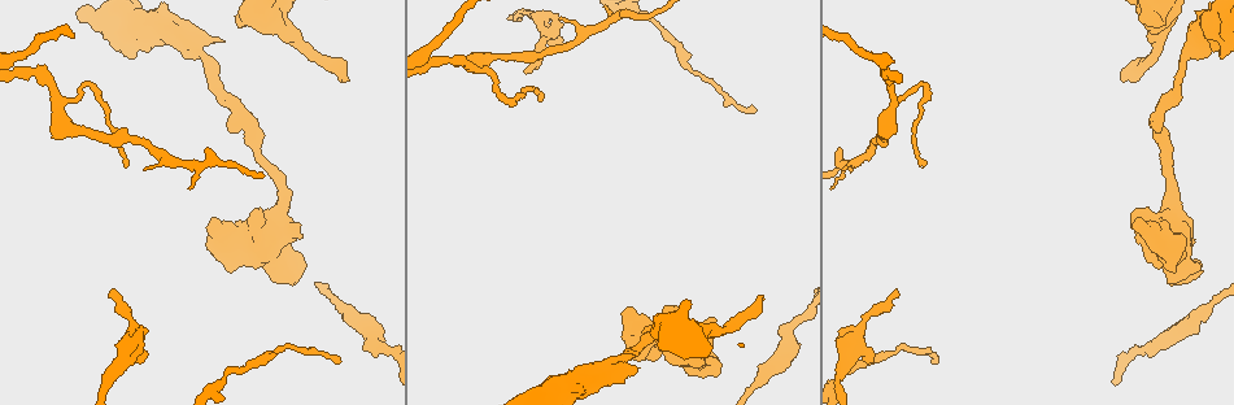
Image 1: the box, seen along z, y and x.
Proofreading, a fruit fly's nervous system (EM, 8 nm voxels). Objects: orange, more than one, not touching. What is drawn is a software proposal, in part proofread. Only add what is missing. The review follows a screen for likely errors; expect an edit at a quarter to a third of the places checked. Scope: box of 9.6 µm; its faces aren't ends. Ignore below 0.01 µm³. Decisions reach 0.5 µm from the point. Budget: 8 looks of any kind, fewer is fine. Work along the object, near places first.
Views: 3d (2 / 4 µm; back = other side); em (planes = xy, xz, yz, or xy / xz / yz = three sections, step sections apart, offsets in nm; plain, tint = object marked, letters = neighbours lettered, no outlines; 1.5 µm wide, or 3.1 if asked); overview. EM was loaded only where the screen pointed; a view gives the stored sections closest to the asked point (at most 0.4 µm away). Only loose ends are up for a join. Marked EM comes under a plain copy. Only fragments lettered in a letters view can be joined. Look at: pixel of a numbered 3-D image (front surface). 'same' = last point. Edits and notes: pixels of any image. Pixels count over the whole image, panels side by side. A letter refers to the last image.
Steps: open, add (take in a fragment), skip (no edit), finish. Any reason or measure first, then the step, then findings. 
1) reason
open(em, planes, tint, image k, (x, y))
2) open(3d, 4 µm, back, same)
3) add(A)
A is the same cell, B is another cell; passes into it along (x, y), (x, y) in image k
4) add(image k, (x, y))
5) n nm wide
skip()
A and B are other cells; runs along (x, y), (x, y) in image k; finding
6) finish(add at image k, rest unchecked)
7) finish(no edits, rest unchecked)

open(em, xy, step 4, letters, image 1, (753, 110))

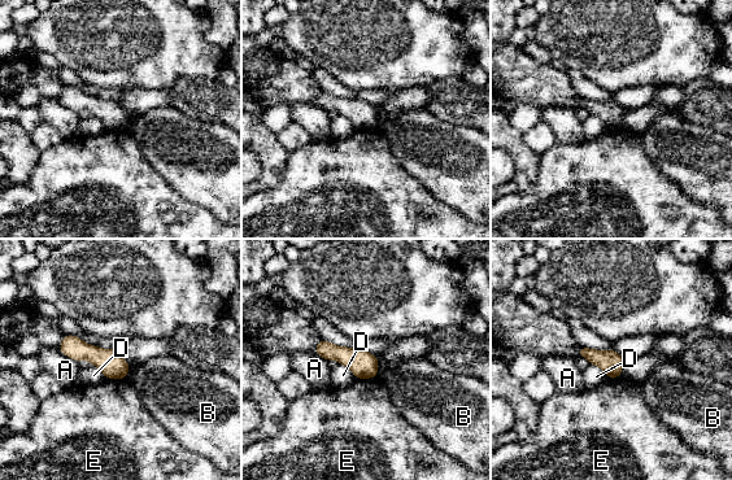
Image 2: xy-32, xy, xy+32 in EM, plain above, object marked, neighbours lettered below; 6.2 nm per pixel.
open(em, xz, step 8, letters, same)

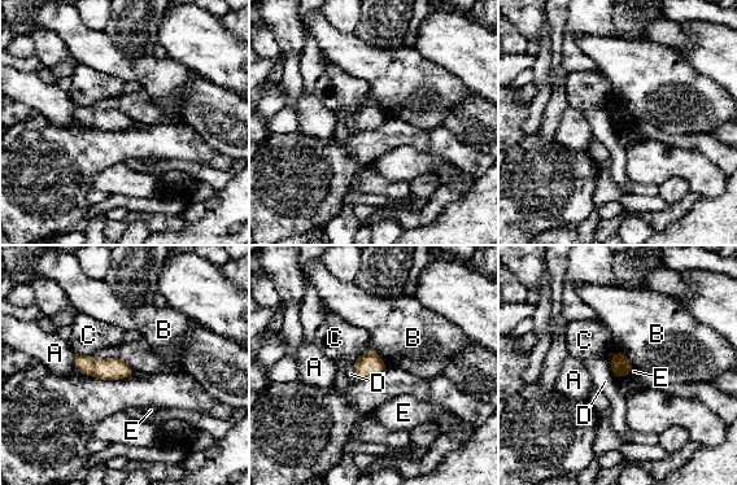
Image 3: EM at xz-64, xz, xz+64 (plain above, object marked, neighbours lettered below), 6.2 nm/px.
130 nm wide
skip()
A, B, C, D and E are other cells; border along (619, 350), (610, 361) in image 3; none of them fits

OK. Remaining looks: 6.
open(3d, 2 µm, image 1, (110, 296))

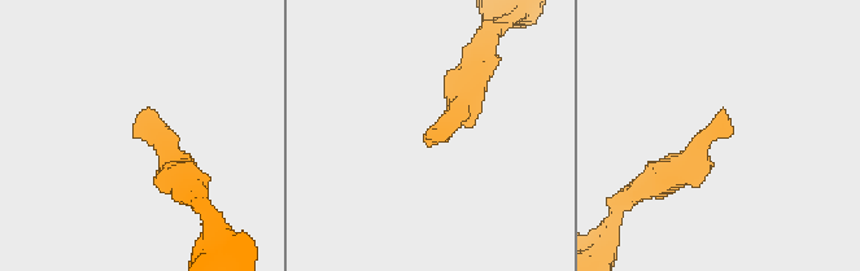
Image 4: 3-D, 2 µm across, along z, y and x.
open(em, planes, letters, image 4, (731, 131))

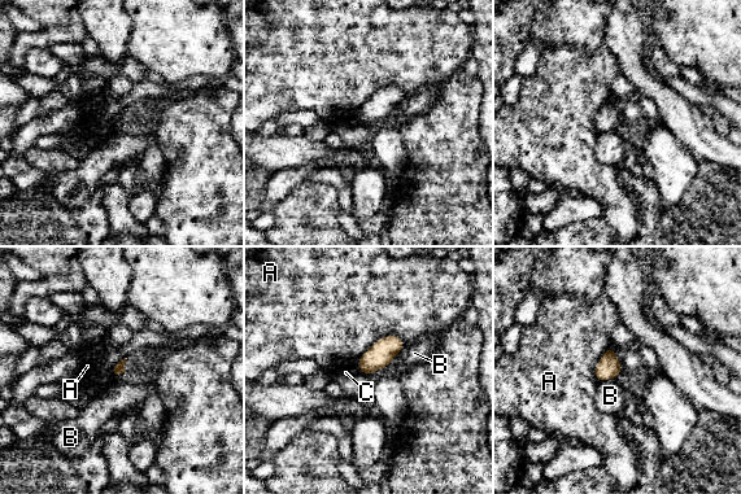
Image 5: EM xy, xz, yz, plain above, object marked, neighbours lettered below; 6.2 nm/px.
skip()
A, B and C are other cells; no lettered fragment goes on from it

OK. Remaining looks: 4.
an open end
open(em, xz, step 8, tint, image 1, (349, 81))

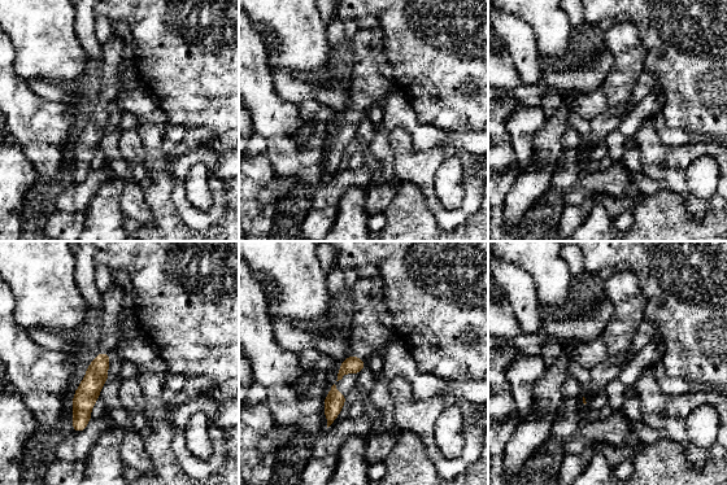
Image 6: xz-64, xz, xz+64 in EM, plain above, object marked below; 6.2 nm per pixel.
open(em, planes, letters, same)

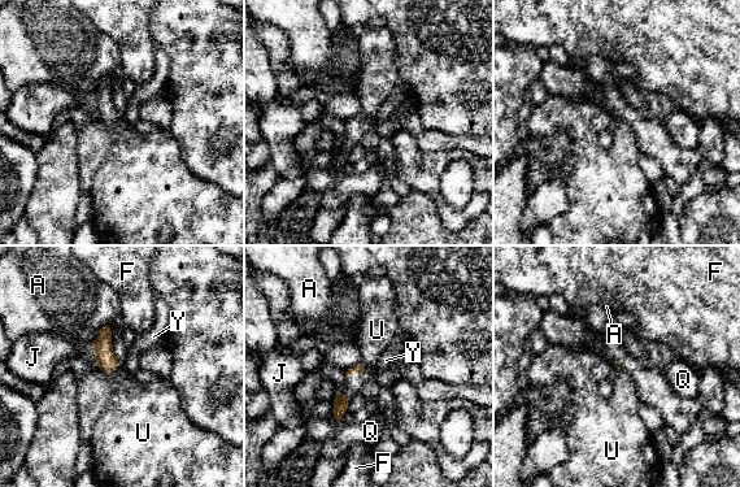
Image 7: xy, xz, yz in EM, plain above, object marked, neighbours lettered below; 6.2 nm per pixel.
add(U)
U is the same cell, A, F, J, Q and Y are other cells; it goes on there

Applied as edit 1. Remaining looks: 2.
finish(add at image 7, rest unchecked)

